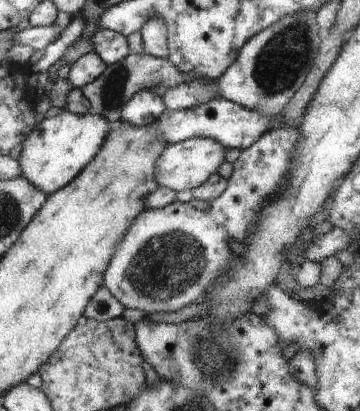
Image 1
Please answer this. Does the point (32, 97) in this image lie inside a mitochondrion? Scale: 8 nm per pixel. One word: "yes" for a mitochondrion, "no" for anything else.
no

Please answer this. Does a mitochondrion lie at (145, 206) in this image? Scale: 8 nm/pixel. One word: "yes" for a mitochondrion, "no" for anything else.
no

